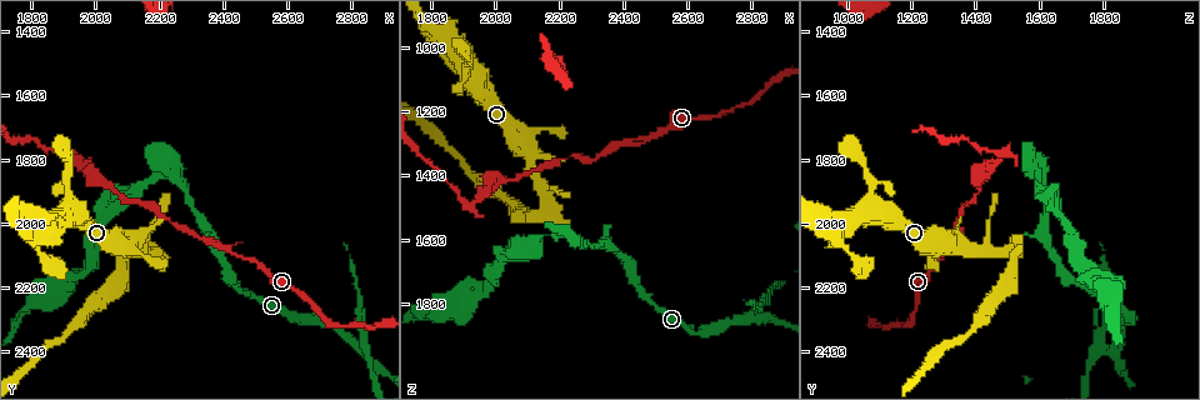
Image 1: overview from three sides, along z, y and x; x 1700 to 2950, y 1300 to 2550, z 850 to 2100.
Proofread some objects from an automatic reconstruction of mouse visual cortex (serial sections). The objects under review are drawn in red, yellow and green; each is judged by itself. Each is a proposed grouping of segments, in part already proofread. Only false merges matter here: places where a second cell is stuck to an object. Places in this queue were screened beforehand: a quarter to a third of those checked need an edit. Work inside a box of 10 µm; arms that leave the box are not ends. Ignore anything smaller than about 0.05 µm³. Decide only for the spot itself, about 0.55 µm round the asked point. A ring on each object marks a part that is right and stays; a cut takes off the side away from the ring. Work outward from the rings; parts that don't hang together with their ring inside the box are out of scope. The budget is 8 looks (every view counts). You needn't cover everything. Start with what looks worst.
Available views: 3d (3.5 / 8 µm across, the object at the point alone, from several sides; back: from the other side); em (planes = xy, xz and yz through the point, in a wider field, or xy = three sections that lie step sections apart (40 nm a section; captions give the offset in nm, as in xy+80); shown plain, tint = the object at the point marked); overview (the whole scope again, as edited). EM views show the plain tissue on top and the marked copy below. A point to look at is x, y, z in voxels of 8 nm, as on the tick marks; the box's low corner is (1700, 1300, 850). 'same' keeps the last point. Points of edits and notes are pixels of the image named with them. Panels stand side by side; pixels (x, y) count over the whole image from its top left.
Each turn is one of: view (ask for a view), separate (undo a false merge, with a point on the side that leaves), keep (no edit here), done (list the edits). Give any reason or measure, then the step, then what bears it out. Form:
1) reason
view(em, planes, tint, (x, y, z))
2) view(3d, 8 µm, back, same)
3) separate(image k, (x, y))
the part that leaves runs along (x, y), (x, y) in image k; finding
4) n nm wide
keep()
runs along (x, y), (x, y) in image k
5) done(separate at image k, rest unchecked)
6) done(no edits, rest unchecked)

abrupt turn
view(3d, 3.5 µm, (2830, 2390, 1810))

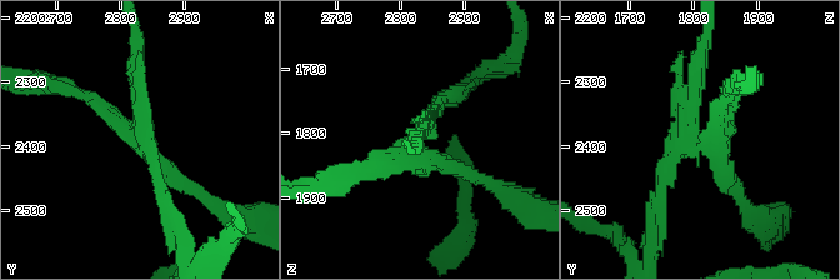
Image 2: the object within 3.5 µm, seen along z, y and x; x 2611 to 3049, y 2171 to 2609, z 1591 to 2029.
view(em, planes, tint, (2830, 2385, 1805))

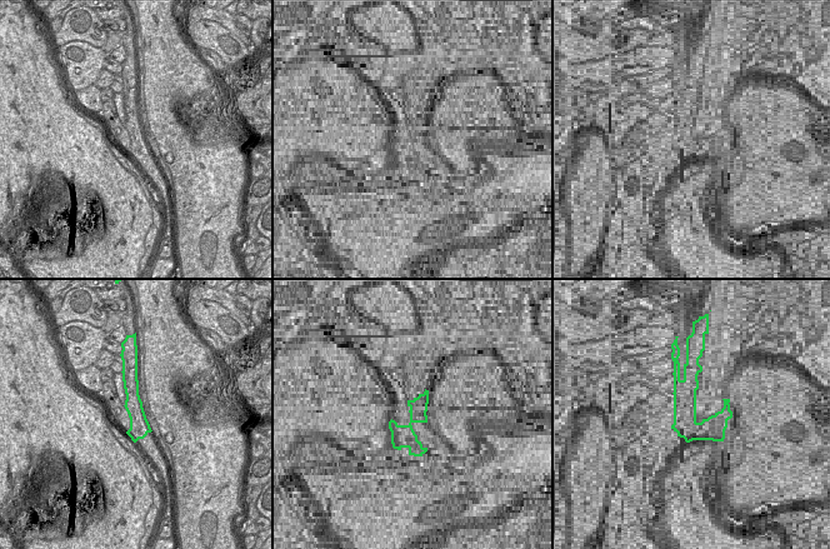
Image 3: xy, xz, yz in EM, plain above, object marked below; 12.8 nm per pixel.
separate(image 2, (421, 126))
the part that leaves runs along (695, 139), (691, 96), (708, 35) in image 2; a second cell is stuck on

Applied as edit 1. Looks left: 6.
sharp bend
view(3d, 3.5 µm, (1960, 1800, 1470))

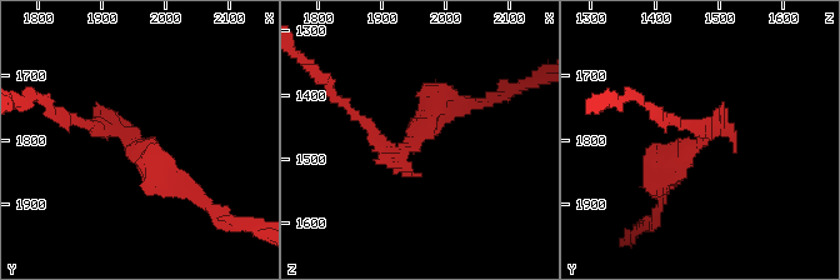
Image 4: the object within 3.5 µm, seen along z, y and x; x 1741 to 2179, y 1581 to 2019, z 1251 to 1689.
view(em, xy, step 5, tint, (1955, 1800, 1475))

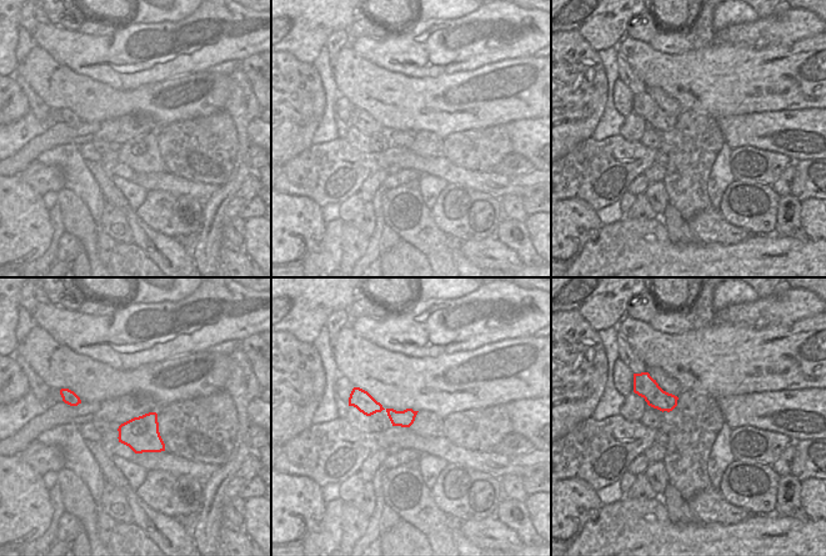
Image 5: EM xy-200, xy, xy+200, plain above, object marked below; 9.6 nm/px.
170 nm wide
separate(image 4, (368, 123))
the part that leaves runs along (409, 148), (378, 141), (324, 80) in image 4; two cells meet here

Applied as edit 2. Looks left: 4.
sharp bend
view(3d, 8 µm, back, (2110, 2060, 1530))

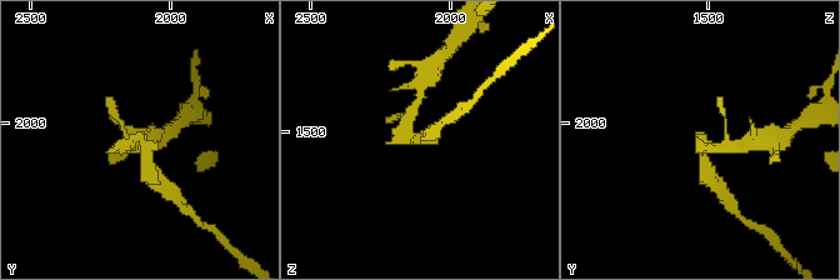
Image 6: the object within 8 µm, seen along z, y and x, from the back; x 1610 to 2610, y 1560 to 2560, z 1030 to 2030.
zoom in
view(3d, 3.5 µm, same)

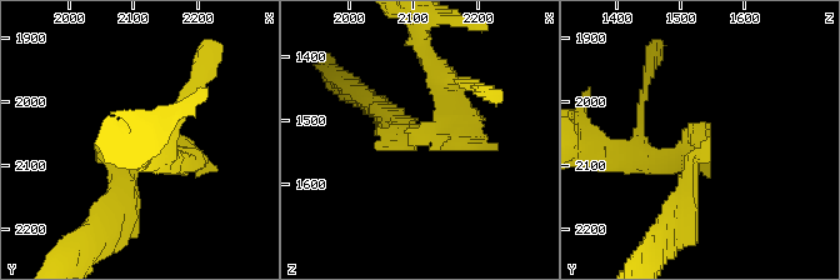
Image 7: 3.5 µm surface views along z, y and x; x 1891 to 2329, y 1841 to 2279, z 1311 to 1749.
view(em, xy, step 3, tint, (2105, 2060, 1530))

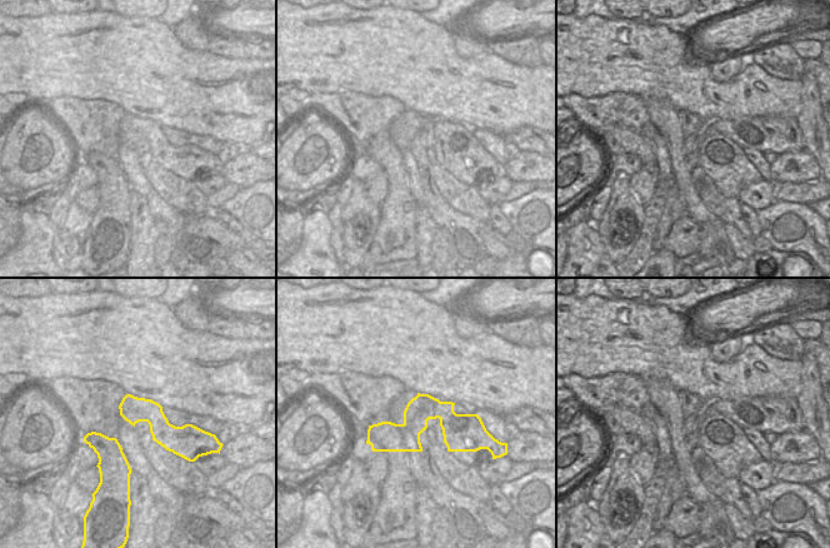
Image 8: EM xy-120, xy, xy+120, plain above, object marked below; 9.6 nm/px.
280 nm wide
separate(image 7, (130, 190))
the part that leaves runs along (701, 150), (685, 208), (656, 250) in image 7; a second cell is stuck on

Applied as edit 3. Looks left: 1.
done(separate at image 2, separate at image 4, separate at image 7, rest unchecked)

